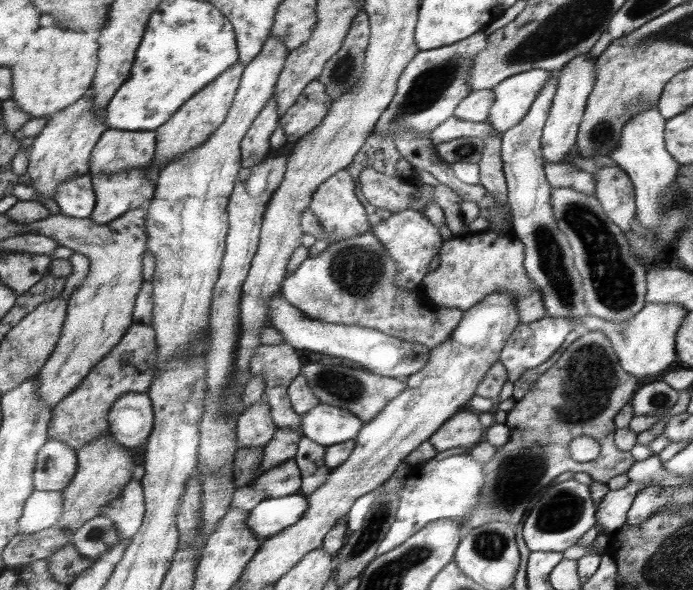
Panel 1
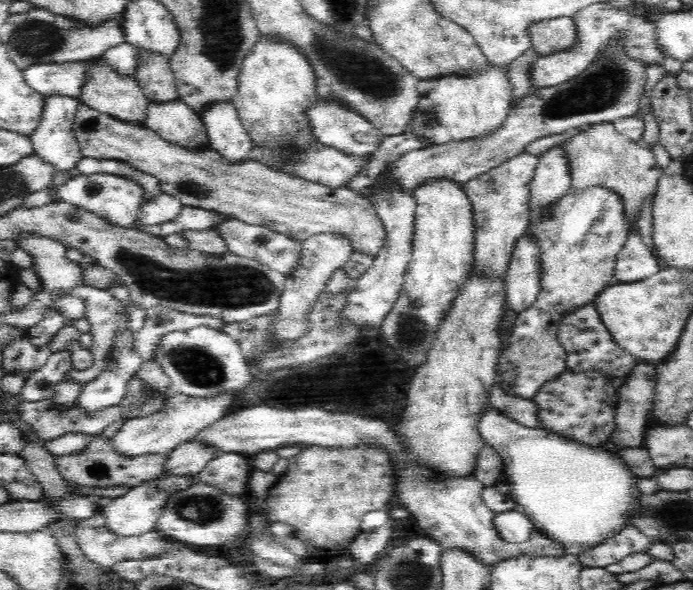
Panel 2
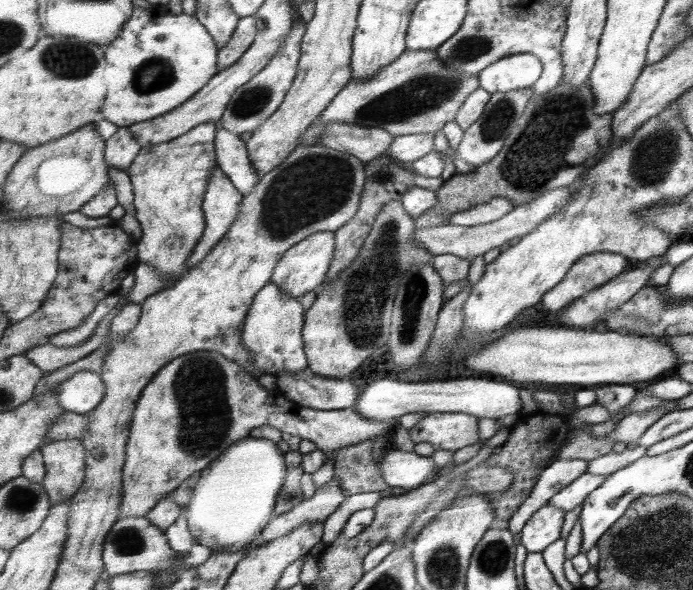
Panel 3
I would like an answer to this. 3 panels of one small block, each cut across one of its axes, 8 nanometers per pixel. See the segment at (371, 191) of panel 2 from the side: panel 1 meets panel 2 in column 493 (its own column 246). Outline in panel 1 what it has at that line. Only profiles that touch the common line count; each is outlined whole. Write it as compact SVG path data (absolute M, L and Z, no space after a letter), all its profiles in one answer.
M273 98L259 117L251 124L242 142L242 165L251 168L263 164L271 153L271 137L275 129L279 128L281 118L278 114L278 105Z

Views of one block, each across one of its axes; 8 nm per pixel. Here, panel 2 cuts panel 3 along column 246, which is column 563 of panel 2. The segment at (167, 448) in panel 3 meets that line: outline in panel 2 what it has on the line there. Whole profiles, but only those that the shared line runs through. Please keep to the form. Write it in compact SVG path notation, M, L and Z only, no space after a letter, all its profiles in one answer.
M570 369L546 381L533 396L535 414L542 429L586 446L600 446L611 440L615 414L620 401L618 392L623 379L608 377L600 369Z

